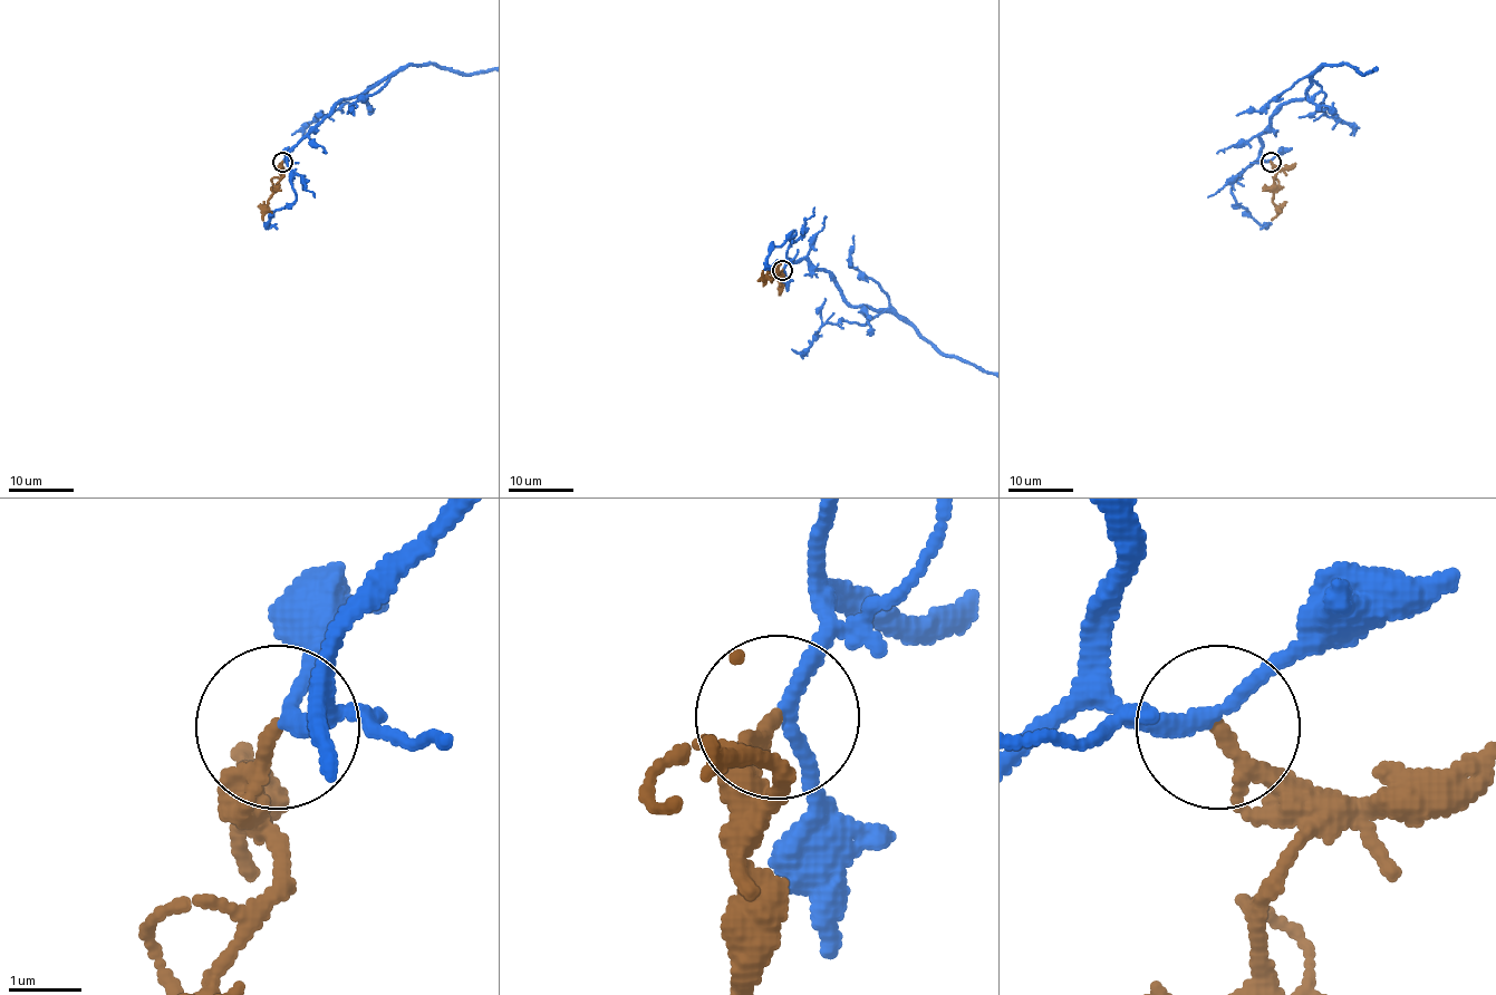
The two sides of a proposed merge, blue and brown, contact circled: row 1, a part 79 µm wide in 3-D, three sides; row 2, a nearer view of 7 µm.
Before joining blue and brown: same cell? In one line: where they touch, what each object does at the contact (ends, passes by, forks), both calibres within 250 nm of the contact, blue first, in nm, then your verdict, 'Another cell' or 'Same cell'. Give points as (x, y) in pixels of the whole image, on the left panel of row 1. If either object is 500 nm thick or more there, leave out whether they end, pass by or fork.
Place: (282, 162). At the ring blue passes by. At the ring brown ends. Thickness 200 nm (blue) against 200 nm. Same cell

